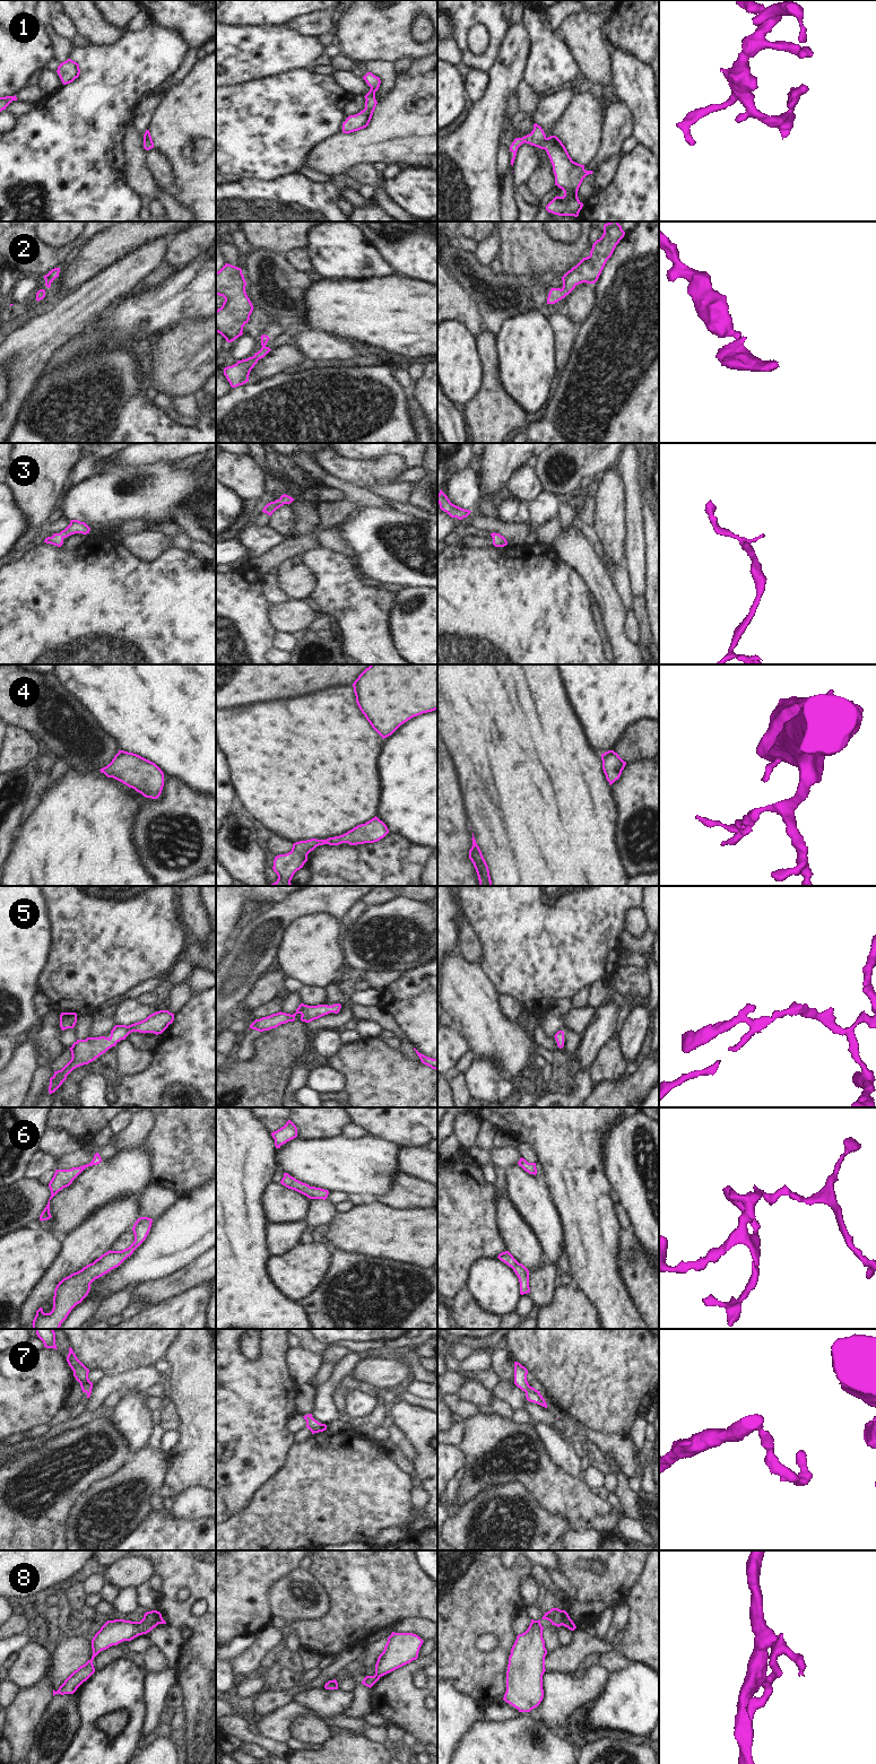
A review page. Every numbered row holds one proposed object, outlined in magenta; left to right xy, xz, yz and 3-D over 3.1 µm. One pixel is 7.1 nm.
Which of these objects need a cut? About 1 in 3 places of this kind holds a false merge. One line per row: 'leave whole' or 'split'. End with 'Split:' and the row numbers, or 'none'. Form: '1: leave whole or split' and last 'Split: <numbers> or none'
1: leave whole
2: leave whole
3: leave whole
4: leave whole
5: leave whole
6: leave whole
7: leave whole
8: split
Split: 8

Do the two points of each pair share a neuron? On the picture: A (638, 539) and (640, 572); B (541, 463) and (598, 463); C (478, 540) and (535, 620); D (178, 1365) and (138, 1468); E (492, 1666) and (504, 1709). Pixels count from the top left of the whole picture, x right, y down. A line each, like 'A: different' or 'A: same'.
A: same
B: same
C: different
D: different
E: different

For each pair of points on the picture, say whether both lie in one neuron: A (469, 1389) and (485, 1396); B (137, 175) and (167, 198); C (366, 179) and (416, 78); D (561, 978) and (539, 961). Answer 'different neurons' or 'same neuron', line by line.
A: same neuron
B: same neuron
C: different neurons
D: same neuron

